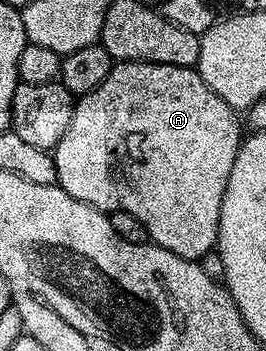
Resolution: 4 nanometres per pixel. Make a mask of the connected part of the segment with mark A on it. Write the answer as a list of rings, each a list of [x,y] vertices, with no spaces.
[[[118,62],[107,73],[107,81],[99,85],[99,89],[91,89],[91,93],[80,96],[73,104],[71,113],[71,125],[67,125],[67,133],[59,141],[59,145],[53,148],[51,154],[57,170],[56,186],[62,187],[71,197],[83,201],[92,207],[98,207],[100,211],[112,213],[126,211],[131,217],[139,217],[143,221],[143,229],[147,229],[149,239],[157,246],[167,249],[184,259],[200,261],[208,251],[217,246],[217,230],[219,229],[219,217],[223,205],[223,193],[227,189],[227,181],[231,177],[231,169],[235,165],[237,150],[241,148],[243,134],[241,135],[241,123],[238,112],[234,111],[219,93],[215,93],[203,81],[203,77],[192,67],[176,67],[175,65],[163,65],[162,63],[122,63]]]

